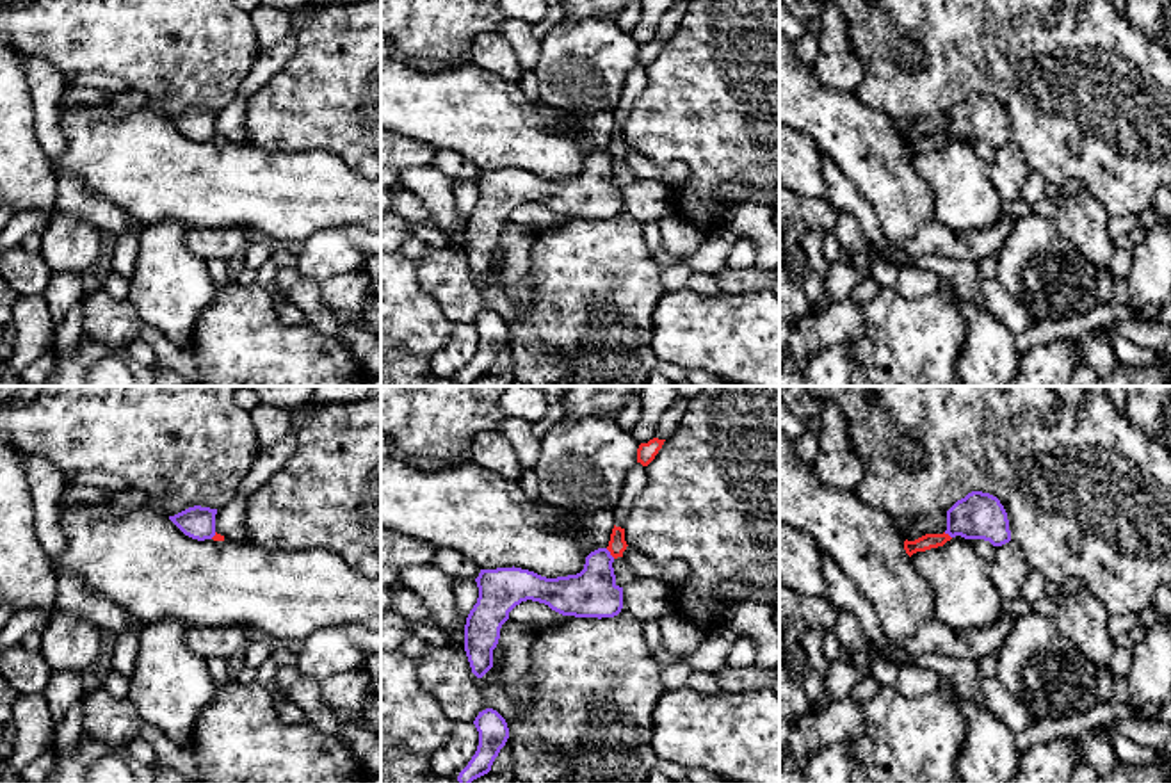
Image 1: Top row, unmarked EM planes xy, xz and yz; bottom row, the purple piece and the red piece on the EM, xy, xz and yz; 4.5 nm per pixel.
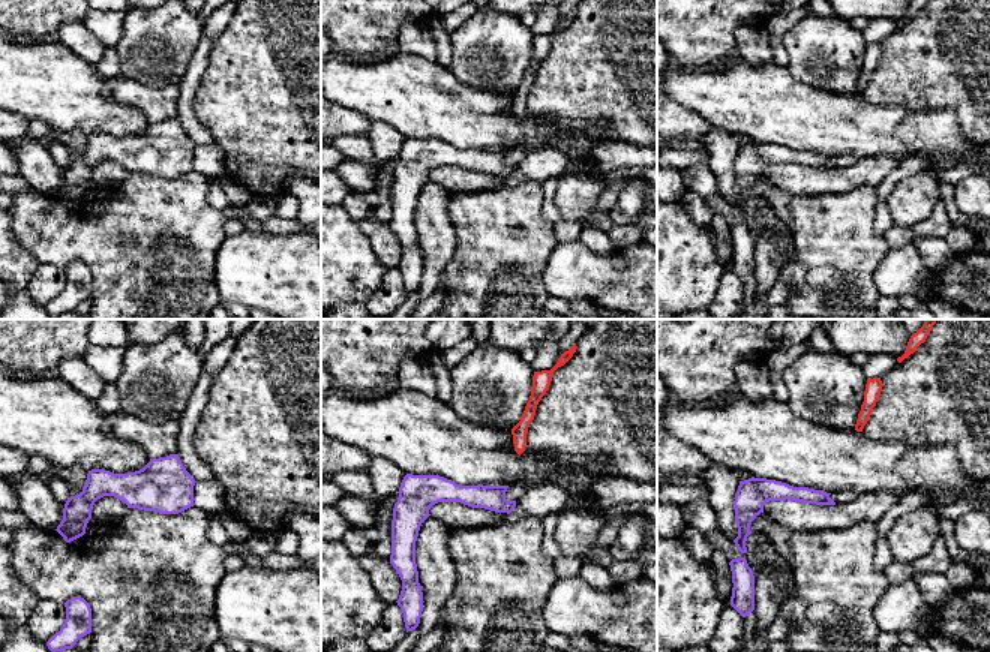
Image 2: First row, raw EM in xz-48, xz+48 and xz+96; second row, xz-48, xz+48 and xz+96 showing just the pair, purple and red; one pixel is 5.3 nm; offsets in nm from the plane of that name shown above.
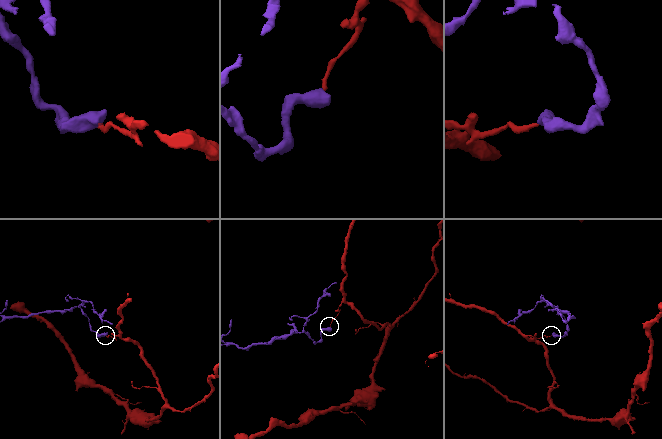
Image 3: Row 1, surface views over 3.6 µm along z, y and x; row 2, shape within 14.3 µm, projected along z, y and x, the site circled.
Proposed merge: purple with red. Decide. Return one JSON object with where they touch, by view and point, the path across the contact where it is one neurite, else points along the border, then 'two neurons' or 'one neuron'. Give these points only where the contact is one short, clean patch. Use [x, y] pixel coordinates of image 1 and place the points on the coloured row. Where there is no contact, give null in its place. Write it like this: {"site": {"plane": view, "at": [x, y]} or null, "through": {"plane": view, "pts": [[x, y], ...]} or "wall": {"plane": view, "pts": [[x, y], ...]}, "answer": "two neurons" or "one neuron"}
{"site": {"plane": "xz", "at": [609, 554]}, "wall": {"plane": "xz", "pts": [[605, 548], [614, 557]]}, "answer": "two neurons"}

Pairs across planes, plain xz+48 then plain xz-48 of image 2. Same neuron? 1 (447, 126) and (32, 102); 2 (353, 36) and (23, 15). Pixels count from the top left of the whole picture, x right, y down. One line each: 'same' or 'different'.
1: same
2: same

